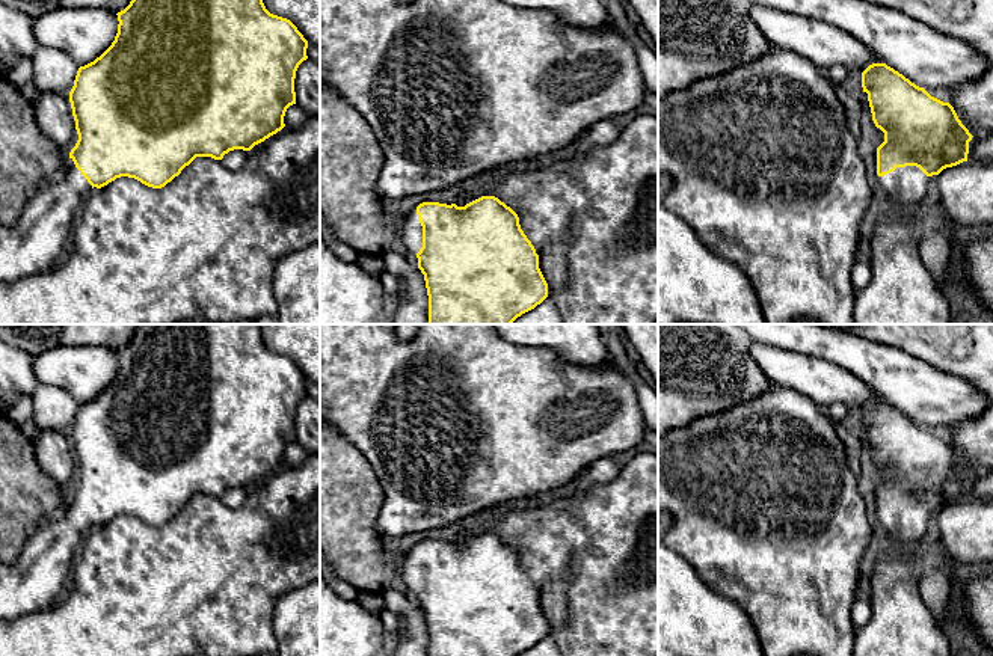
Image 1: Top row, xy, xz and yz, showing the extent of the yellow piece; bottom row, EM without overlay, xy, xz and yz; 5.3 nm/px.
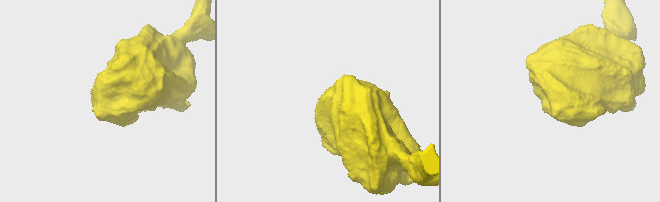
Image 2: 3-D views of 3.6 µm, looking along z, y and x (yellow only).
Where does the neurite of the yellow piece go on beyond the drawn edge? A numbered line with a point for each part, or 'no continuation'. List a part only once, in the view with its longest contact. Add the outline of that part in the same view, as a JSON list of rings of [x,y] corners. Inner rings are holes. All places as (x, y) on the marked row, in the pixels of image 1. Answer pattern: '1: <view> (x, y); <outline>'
1: yz (906, 187); [[[896,167],[893,172],[878,176],[878,179],[887,193],[892,210],[910,214],[922,207],[928,178],[919,167]]]

